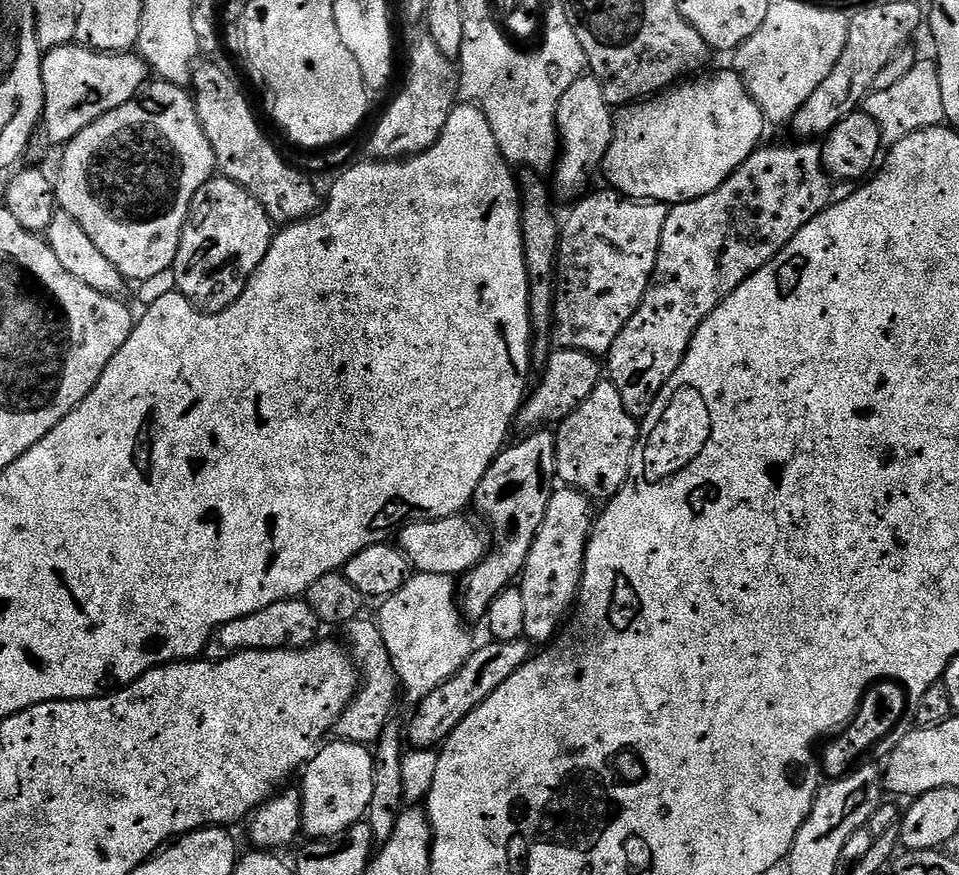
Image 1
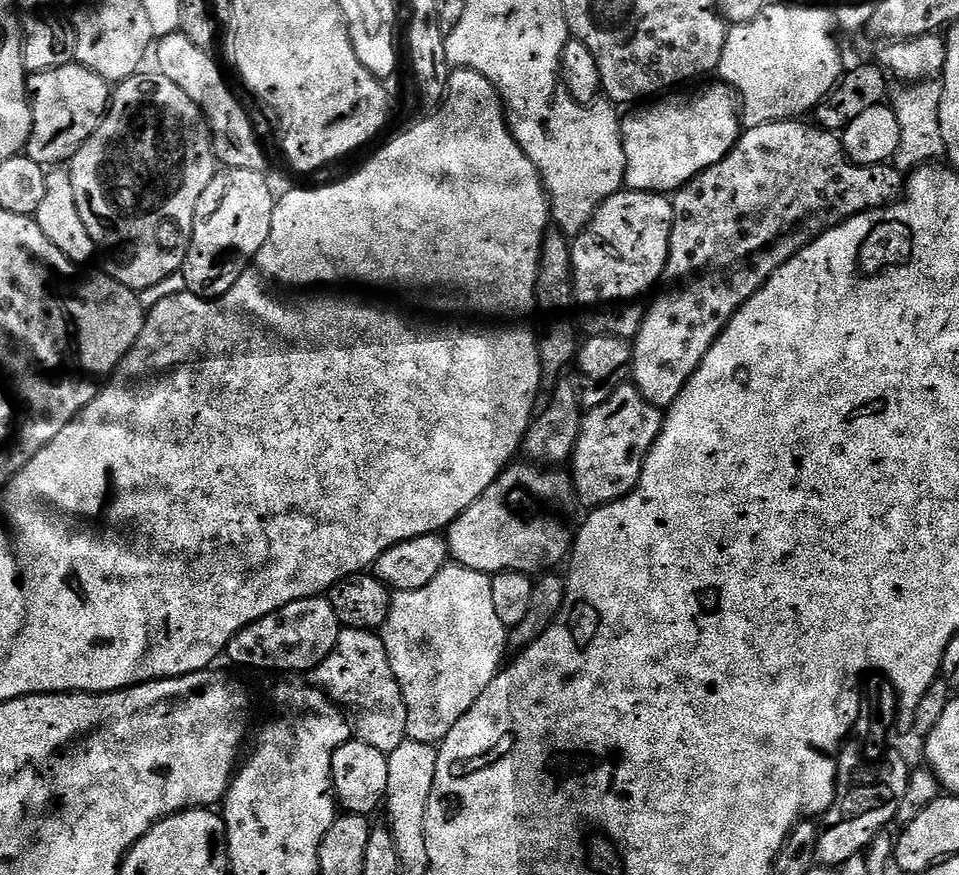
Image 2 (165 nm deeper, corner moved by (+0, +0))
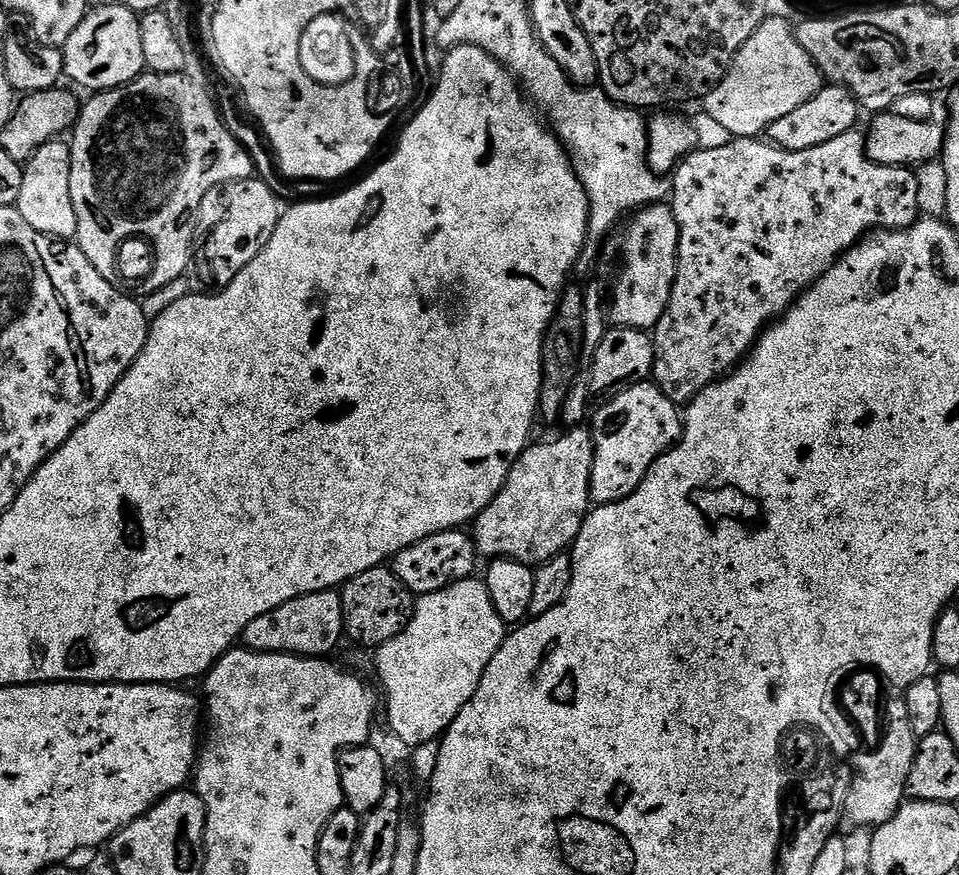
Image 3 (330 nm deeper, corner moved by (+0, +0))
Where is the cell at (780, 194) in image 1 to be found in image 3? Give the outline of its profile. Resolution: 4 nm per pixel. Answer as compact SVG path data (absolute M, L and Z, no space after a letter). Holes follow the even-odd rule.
M853 130L833 138L820 146L808 150L790 150L776 147L764 138L733 138L726 146L717 148L700 148L693 150L676 165L671 177L672 195L670 207L678 222L680 245L676 255L676 277L670 294L670 302L666 306L666 314L657 322L654 329L656 361L652 367L654 383L664 391L676 405L687 405L706 386L715 384L717 380L729 375L747 357L751 347L760 339L761 332L773 321L784 315L801 292L818 278L822 278L836 264L837 260L859 244L873 230L895 230L909 228L921 215L918 206L918 178L911 167L895 168L885 164L876 164L868 157L864 145L865 133Z

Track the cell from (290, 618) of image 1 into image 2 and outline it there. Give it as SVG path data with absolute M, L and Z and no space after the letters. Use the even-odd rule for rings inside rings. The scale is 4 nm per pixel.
M323 595L311 596L290 602L238 630L234 638L230 638L226 649L227 659L232 659L240 668L261 668L264 672L288 672L284 674L305 674L319 666L325 658L334 649L334 644L342 629L338 614L334 606Z

